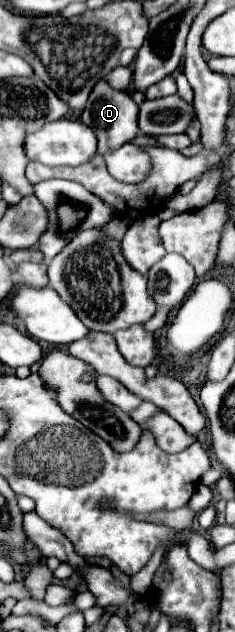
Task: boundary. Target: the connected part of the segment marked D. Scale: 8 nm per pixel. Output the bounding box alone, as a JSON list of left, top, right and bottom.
[81,80,139,154]

